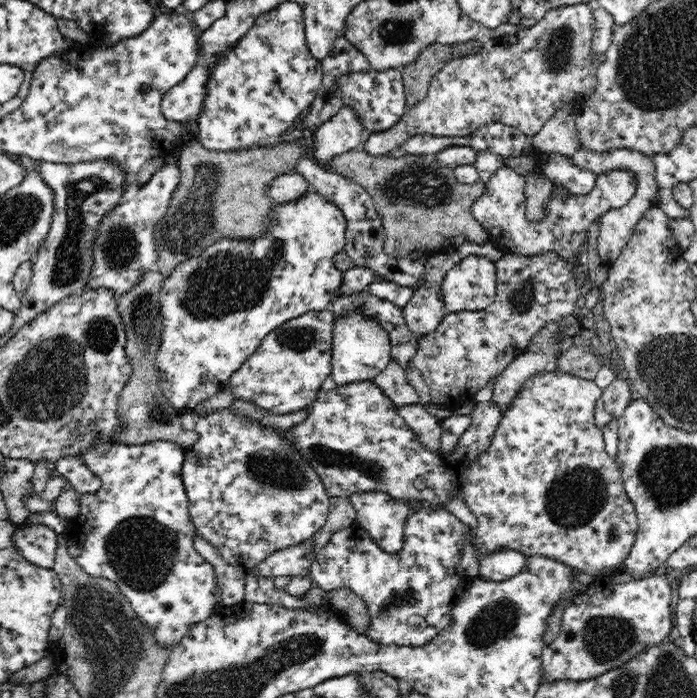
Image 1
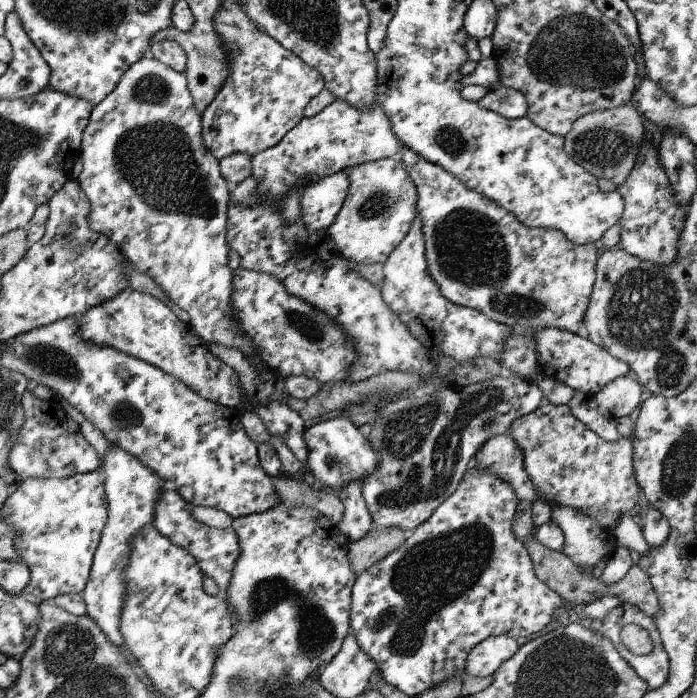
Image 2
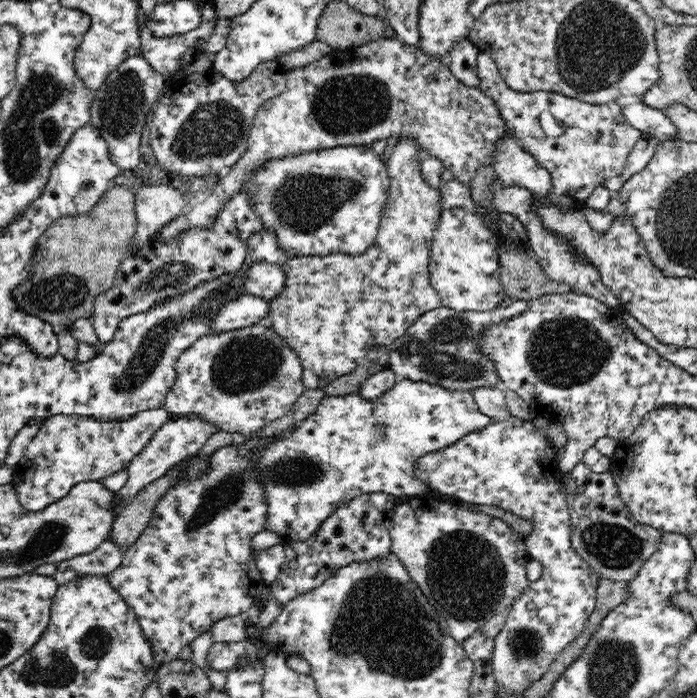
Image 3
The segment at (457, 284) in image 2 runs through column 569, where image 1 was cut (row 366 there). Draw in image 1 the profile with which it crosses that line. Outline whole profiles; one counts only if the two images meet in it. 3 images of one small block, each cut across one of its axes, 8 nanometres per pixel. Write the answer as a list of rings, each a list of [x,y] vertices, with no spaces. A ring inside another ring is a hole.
[[[328,310],[308,311],[302,316],[294,317],[275,328],[266,335],[248,361],[232,375],[229,386],[238,399],[250,401],[265,412],[285,415],[289,412],[310,406],[317,398],[320,385],[332,369],[332,342],[334,336],[334,320],[337,315]]]

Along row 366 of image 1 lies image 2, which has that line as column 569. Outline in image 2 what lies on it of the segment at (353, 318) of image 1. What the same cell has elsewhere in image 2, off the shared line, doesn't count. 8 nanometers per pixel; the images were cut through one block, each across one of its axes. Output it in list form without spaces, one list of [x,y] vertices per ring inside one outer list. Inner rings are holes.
[[[557,328],[535,329],[535,354],[542,377],[551,378],[555,382],[563,382],[571,390],[597,393],[601,386],[611,382],[617,376],[630,374],[630,369],[617,358],[613,358],[603,348],[590,342],[581,332],[571,333]]]

